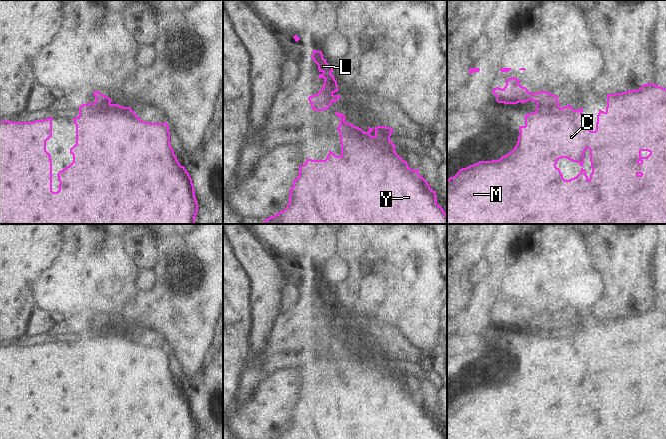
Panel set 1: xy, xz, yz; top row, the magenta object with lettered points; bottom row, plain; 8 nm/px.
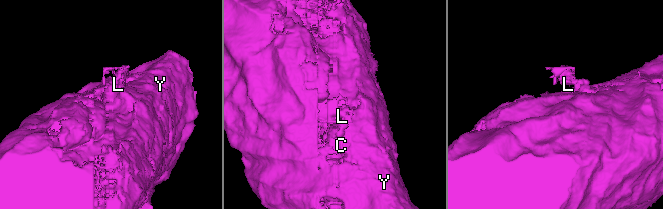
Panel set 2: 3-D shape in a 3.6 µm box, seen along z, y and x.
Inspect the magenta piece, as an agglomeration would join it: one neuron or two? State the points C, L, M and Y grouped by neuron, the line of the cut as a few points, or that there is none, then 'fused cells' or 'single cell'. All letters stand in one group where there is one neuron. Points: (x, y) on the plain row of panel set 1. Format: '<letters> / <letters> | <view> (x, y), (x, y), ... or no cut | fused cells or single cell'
C M Y / L | xz (325, 329), (323, 333), (315, 333), (313, 331) | fused cells

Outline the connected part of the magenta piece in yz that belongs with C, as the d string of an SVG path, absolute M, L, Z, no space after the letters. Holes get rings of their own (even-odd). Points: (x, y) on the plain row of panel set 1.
M648 307L643 308L641 312L637 314L629 314L622 317L607 318L607 330L606 335L600 334L597 339L596 354L591 355L587 351L586 345L583 343L583 332L574 334L570 328L565 331L560 331L560 328L557 327L548 327L548 326L536 326L536 335L533 337L527 337L524 341L525 349L519 350L520 359L518 360L518 365L515 372L510 375L508 378L502 380L499 384L492 385L479 385L469 391L460 393L457 398L453 401L450 401L447 404L447 439L666 439L666 312L658 310L656 308ZM590 374L590 386L592 397L588 401L586 399L586 394L581 392L581 396L574 402L570 404L565 404L559 392L556 391L557 385L561 382L566 382L573 386L578 386L582 391L584 388L584 377L585 375Z

